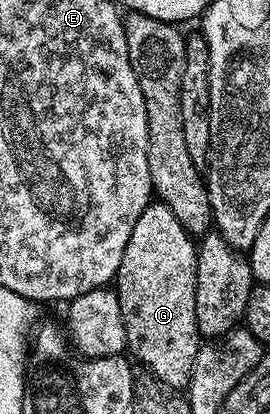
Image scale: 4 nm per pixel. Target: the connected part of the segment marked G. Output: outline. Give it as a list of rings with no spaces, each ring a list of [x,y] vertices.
[[[150,202],[146,210],[142,210],[138,222],[134,222],[130,242],[126,242],[126,250],[114,281],[114,291],[120,300],[122,322],[128,339],[127,351],[133,357],[136,355],[142,363],[148,364],[152,371],[149,373],[161,384],[177,390],[187,389],[188,379],[194,370],[194,358],[202,343],[194,314],[197,247],[197,241],[189,236],[182,222],[174,218],[174,210],[162,203]]]

